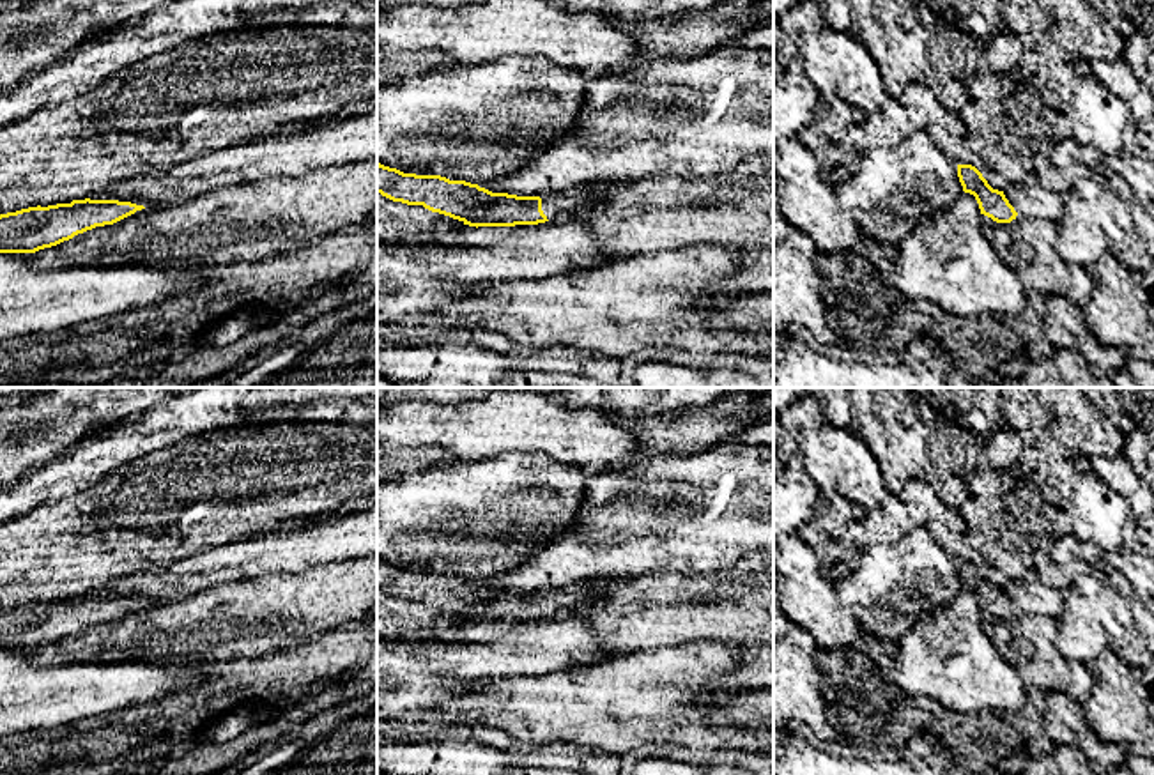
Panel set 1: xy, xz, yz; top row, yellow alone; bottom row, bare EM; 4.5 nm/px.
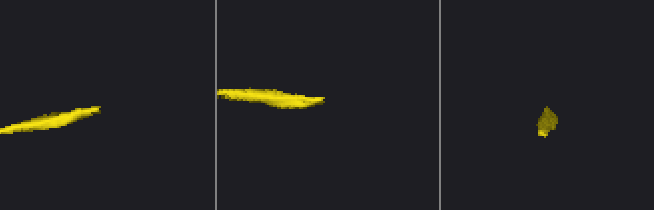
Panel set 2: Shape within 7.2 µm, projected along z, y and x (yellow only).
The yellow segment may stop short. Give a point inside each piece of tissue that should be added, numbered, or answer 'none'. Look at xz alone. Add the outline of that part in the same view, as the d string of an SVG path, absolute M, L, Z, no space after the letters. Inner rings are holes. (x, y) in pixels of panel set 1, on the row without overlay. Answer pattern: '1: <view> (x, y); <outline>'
1: xz (560, 604); M575 587L542 591L542 607L549 618L579 616L588 607L588 595Z

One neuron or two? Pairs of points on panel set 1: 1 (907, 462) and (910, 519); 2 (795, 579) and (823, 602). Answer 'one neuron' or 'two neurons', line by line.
1: two neurons
2: one neuron

